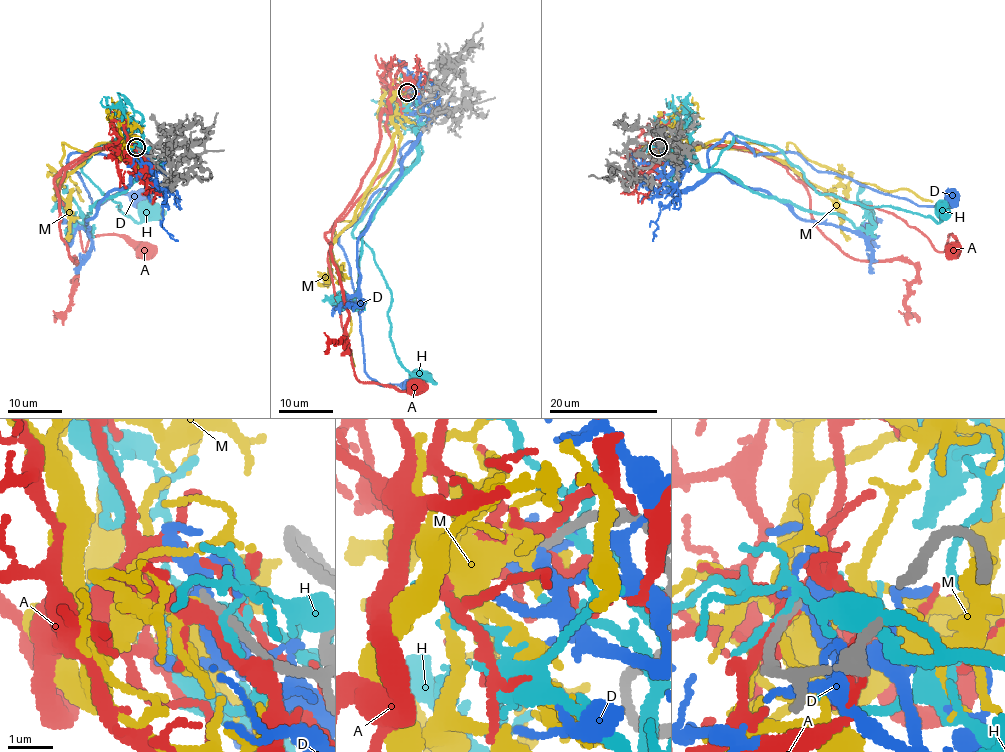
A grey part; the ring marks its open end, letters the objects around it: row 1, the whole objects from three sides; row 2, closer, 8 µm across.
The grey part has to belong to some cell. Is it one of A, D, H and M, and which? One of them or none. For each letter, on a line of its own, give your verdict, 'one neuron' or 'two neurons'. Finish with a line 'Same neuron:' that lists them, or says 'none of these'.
A: two neurons
D: two neurons
H: two neurons
M: two neurons
Same neuron: none of these

